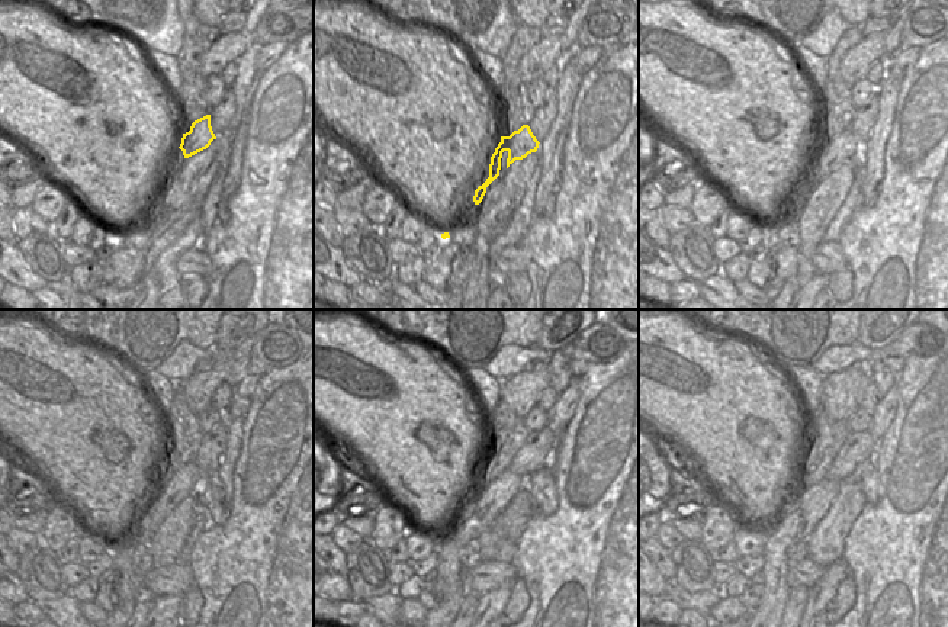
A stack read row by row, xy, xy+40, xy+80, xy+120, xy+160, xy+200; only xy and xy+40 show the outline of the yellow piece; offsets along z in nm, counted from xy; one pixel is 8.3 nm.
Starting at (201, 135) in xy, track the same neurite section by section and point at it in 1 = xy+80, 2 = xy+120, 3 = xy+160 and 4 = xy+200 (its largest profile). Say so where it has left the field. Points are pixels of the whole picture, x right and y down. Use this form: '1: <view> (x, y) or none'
1: xy+80 (844, 147)
2: xy+120 (188, 479)
3: xy+160 (472, 517)
4: xy+200 (799, 517)

